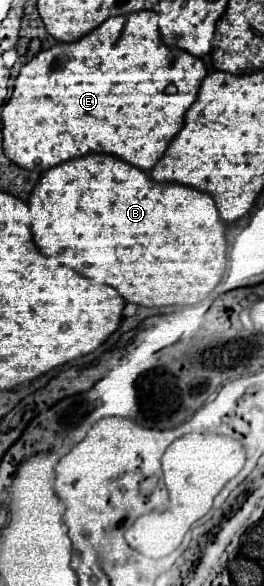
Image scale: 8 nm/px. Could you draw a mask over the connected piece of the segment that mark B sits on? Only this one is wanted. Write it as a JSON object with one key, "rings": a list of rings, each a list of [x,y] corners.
{"rings":[[[89,154],[89,156],[83,156],[83,158],[71,160],[71,162],[63,162],[55,168],[51,168],[51,170],[43,172],[41,180],[37,182],[35,190],[31,192],[29,208],[33,210],[33,216],[29,209],[29,216],[25,216],[25,218],[31,218],[33,242],[39,248],[41,254],[45,254],[49,258],[57,258],[59,266],[67,266],[67,268],[79,272],[81,276],[85,276],[89,280],[95,280],[97,284],[107,284],[107,286],[115,288],[125,302],[133,302],[133,304],[139,304],[139,306],[149,306],[149,308],[151,306],[173,306],[173,304],[193,306],[193,304],[205,300],[215,290],[215,286],[219,284],[219,280],[223,276],[225,264],[227,264],[227,258],[225,258],[225,254],[227,254],[225,226],[223,226],[223,220],[219,218],[215,202],[211,200],[209,194],[205,196],[203,192],[197,192],[193,188],[187,190],[183,184],[153,182],[147,172],[137,170],[135,166],[123,162],[121,158],[109,156],[109,154]]]}

